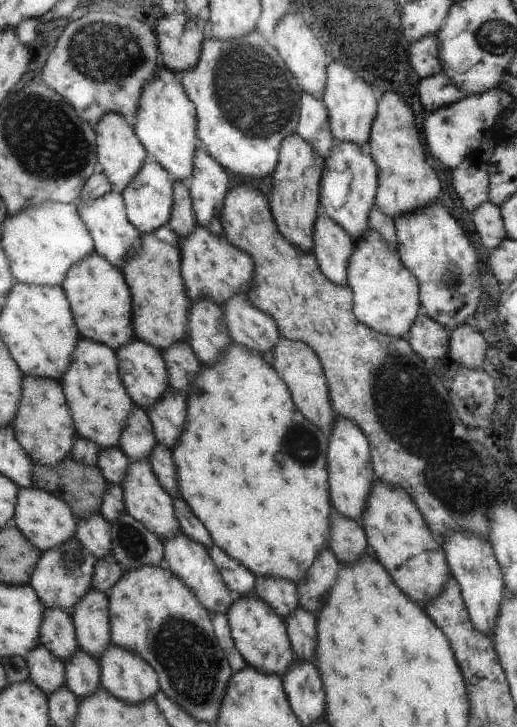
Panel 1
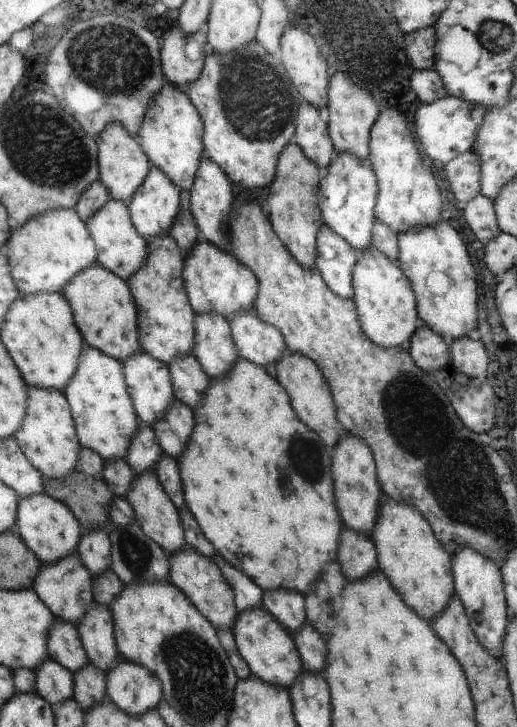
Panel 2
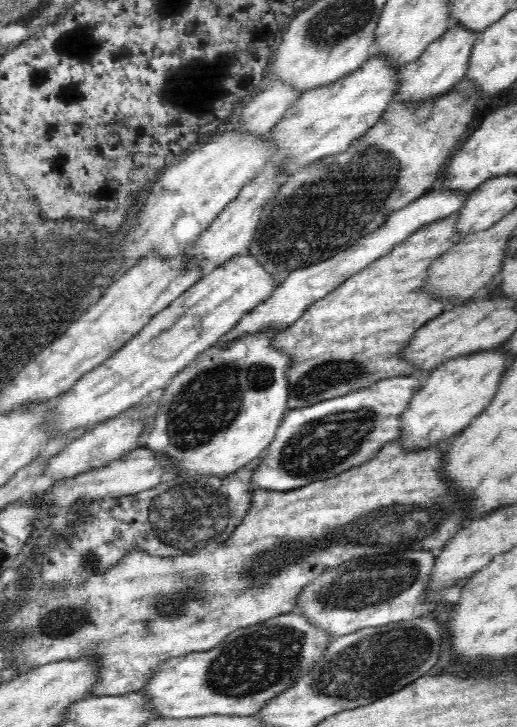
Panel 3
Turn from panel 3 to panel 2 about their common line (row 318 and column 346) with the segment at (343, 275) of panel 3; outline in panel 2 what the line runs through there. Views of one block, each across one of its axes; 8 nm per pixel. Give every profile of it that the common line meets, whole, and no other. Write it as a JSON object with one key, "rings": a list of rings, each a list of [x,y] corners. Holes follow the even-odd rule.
{"rings":[[[323,222],[318,229],[316,250],[314,267],[328,288],[343,299],[352,299],[352,271],[358,255],[355,248]]]}

